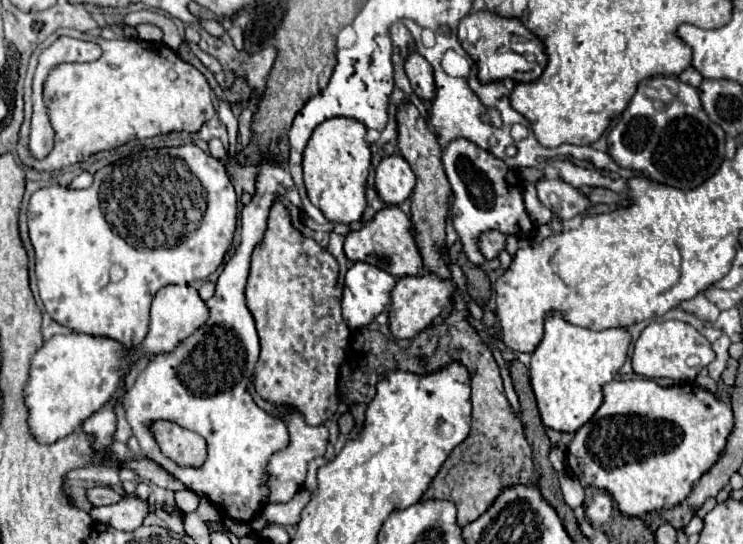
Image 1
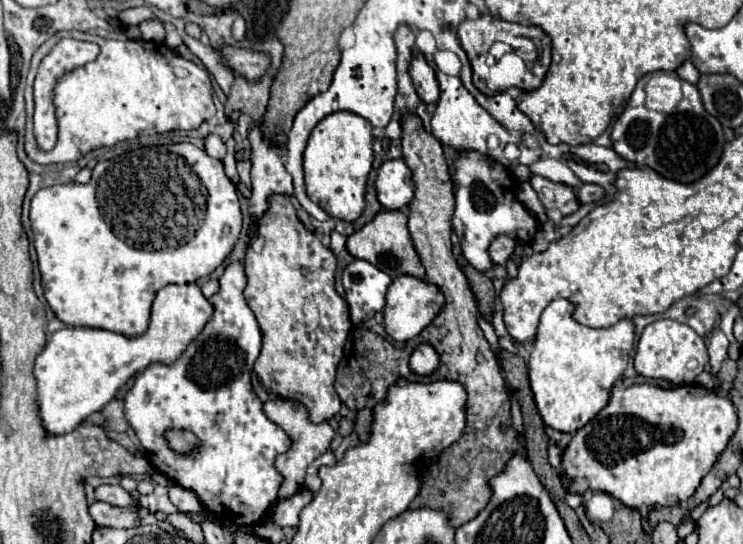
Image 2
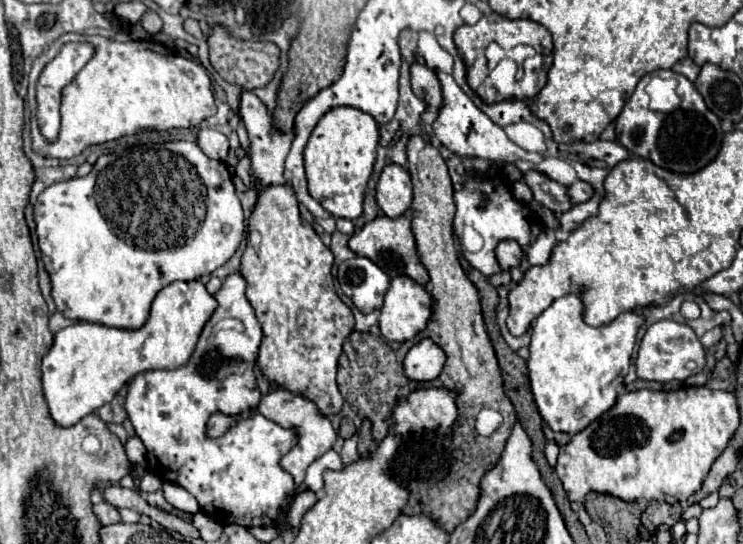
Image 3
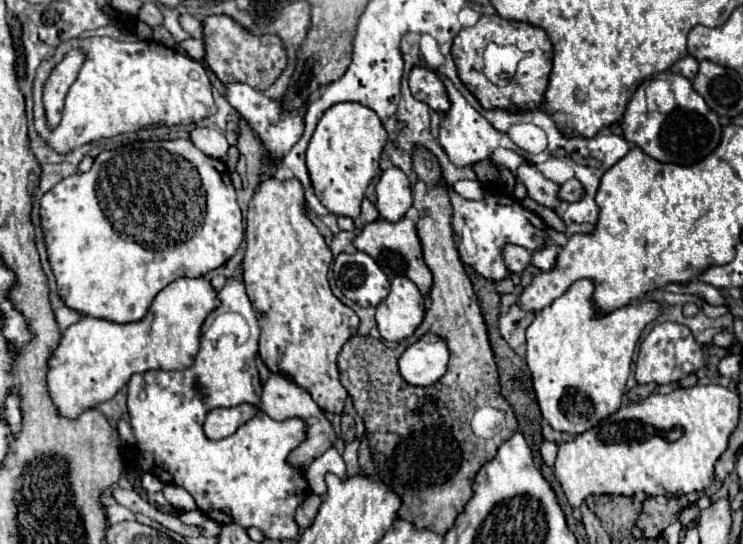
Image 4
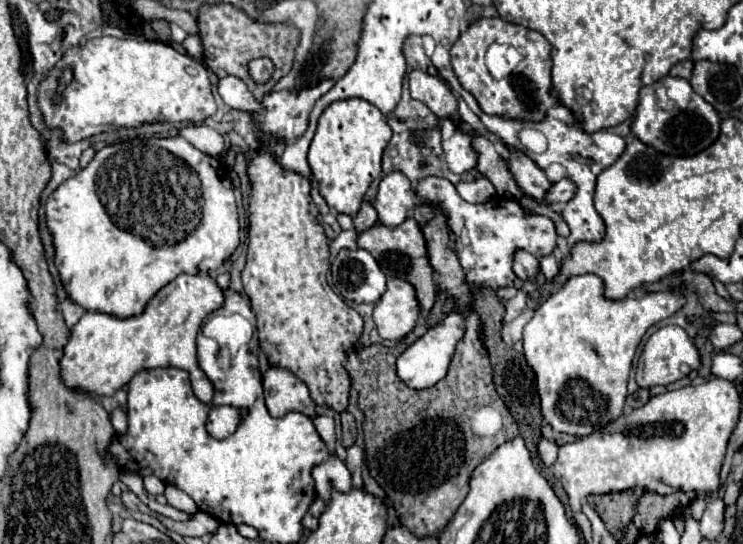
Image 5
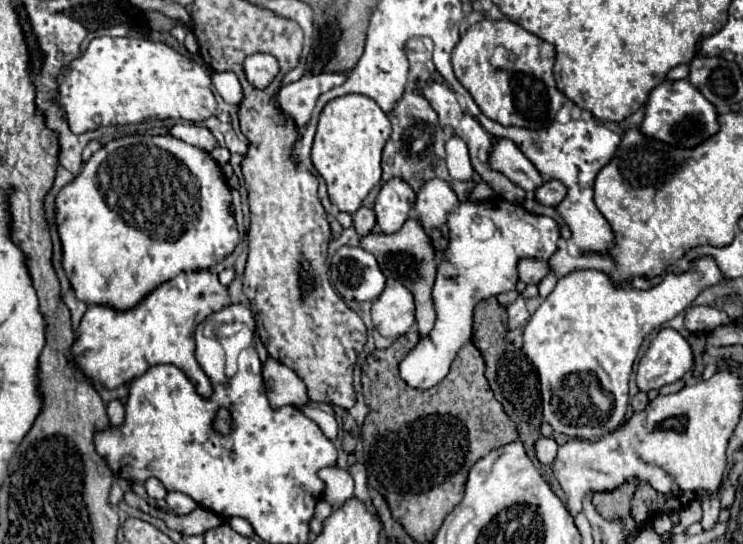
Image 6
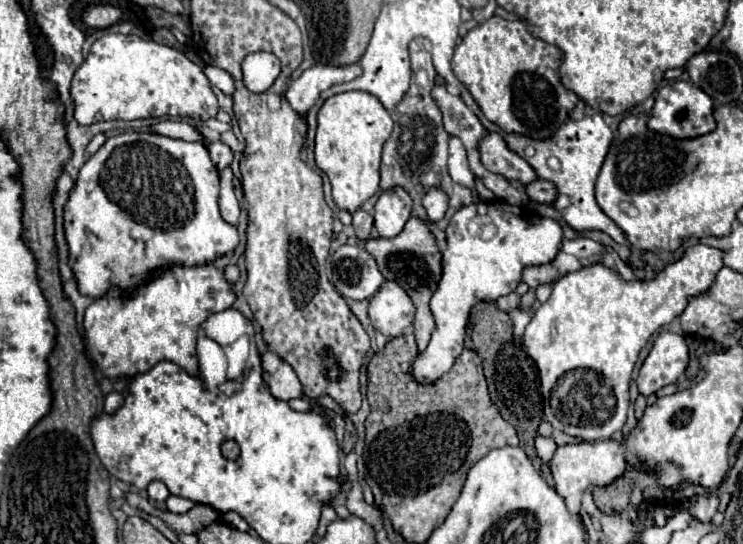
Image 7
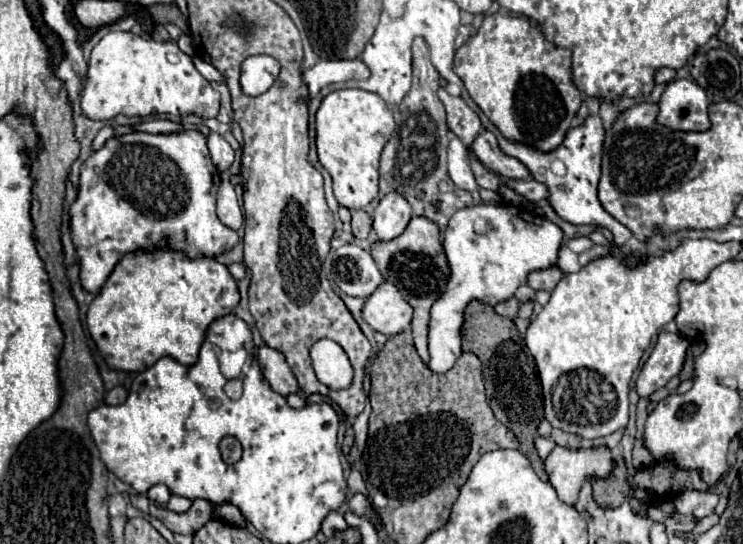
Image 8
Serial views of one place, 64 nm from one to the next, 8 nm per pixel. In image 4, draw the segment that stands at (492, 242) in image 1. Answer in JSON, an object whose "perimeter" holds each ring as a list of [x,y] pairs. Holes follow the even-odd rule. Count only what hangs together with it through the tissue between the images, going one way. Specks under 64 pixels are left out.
{"perimeter":[[[512,244],[504,248],[504,262],[506,262],[508,270],[514,274],[522,274],[530,266],[530,258],[532,258],[532,254],[526,248],[512,246]]]}

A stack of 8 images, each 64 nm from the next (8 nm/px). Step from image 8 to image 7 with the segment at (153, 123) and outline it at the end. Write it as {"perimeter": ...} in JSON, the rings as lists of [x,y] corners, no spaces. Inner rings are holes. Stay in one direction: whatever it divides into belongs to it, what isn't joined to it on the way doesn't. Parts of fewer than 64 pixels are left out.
{"perimeter":[[[166,120],[166,122],[158,122],[150,126],[152,132],[162,134],[162,136],[170,136],[170,138],[182,138],[182,140],[204,140],[190,124],[186,122],[176,122],[176,120]]]}

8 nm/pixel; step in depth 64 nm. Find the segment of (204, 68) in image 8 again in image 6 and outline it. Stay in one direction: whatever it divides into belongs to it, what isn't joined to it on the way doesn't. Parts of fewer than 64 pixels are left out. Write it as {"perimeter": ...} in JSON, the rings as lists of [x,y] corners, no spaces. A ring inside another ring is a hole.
{"perimeter":[[[212,72],[212,84],[224,102],[236,106],[242,102],[242,88],[234,72]]]}

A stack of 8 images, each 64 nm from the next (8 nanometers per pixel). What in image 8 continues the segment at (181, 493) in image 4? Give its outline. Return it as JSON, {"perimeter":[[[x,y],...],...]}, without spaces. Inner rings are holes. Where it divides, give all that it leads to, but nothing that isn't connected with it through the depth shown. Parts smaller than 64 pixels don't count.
{"perimeter":[[[172,496],[170,502],[168,502],[168,508],[172,512],[188,512],[190,506],[192,506],[192,500],[188,500],[184,496]]]}

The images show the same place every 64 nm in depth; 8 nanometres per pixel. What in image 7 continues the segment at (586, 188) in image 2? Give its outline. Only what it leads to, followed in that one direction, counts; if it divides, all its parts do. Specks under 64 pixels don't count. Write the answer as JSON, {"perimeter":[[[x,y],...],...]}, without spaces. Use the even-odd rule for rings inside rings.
{"perimeter":[[[534,180],[532,184],[526,184],[524,192],[528,194],[530,200],[540,204],[552,204],[556,198],[556,186],[546,180]]]}

